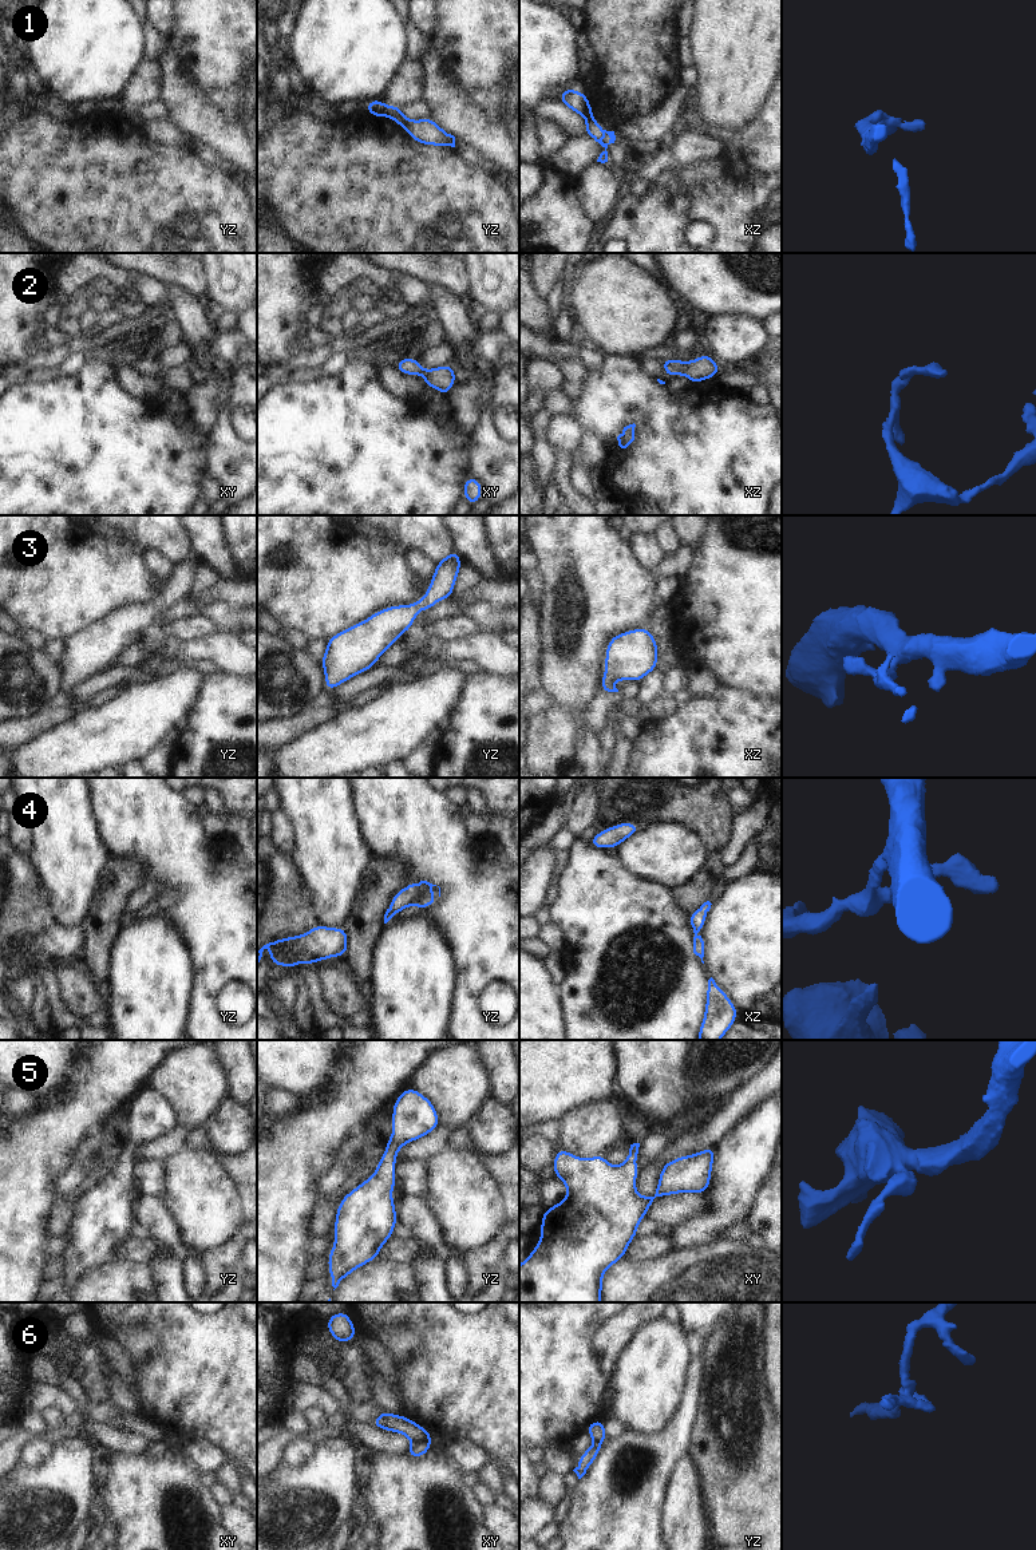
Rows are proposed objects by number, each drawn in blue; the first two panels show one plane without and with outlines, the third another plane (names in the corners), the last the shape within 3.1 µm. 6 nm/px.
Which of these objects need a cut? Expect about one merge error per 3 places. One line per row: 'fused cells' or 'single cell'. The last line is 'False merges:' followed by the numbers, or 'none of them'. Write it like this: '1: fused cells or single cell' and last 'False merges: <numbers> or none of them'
1: fused cells
2: single cell
3: single cell
4: single cell
5: single cell
6: fused cells
False merges: 1, 6

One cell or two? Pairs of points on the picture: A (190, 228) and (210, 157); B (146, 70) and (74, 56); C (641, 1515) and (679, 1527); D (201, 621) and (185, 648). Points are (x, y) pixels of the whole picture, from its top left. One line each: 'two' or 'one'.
A: two
B: two
C: two
D: two

